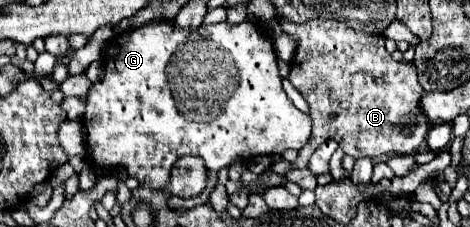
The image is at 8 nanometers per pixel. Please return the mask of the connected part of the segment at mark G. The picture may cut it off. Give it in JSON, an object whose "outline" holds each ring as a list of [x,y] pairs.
{"outline":[[[150,21],[138,29],[116,35],[104,51],[106,75],[102,81],[92,83],[86,95],[86,113],[82,119],[84,129],[90,129],[90,141],[86,141],[90,163],[98,169],[122,167],[130,177],[136,177],[140,185],[158,191],[168,187],[170,169],[178,157],[198,155],[208,167],[206,189],[194,199],[168,197],[170,207],[196,207],[208,203],[222,167],[238,159],[284,153],[290,147],[302,149],[306,137],[310,137],[310,117],[296,109],[284,93],[272,41],[264,35],[266,33],[250,21],[238,25],[224,21],[200,25],[198,29],[178,29],[170,21]]]}

